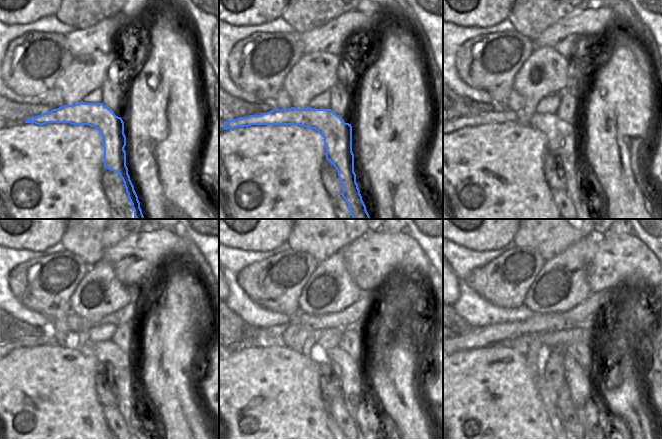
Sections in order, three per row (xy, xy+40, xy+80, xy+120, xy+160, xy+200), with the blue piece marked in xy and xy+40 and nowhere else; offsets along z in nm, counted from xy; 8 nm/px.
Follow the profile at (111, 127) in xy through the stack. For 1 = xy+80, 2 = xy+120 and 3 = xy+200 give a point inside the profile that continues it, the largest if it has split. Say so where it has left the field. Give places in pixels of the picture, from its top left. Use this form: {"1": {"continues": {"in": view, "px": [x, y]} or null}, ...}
{"1": {"continues": {"in": "xy+80", "px": [564, 141]}}, "2": {"continues": {"in": "xy+120", "px": [142, 422]}}, "3": {"continues": {"in": "xy+200", "px": [595, 419]}}}

